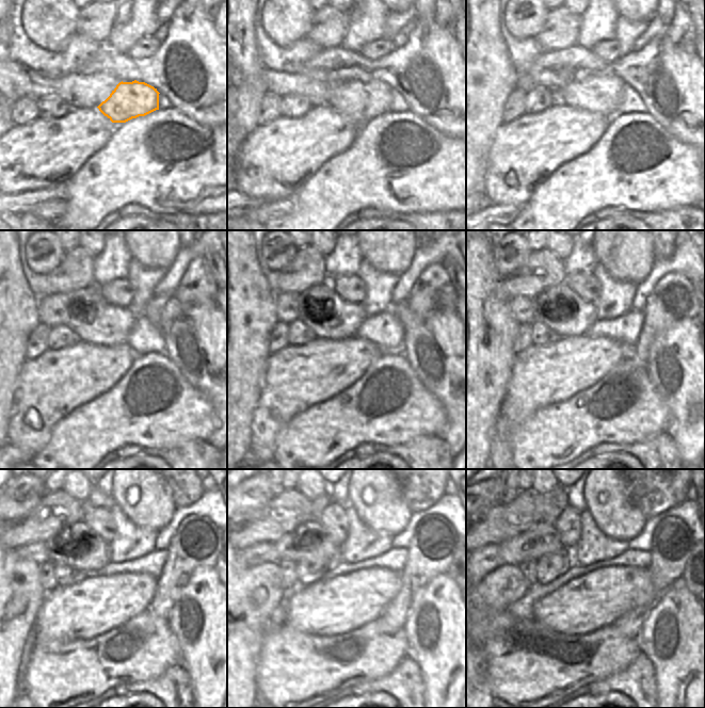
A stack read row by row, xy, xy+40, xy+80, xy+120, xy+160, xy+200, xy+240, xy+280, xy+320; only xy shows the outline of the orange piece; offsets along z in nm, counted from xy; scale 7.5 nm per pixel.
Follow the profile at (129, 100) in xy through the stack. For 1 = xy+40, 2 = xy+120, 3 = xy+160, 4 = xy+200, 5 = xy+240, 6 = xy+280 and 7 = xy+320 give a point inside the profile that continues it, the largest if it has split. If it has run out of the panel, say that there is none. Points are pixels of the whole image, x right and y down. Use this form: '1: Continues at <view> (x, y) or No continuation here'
1: Continues at xy+40 (359, 101)
2: Continues at xy+120 (108, 325)
3: Continues at xy+160 (343, 321)
4: Continues at xy+200 (576, 323)
5: Continues at xy+240 (74, 554)
6: Continues at xy+280 (304, 543)
7: Continues at xy+320 (542, 538).

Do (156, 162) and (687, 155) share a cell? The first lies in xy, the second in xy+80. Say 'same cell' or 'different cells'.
same cell

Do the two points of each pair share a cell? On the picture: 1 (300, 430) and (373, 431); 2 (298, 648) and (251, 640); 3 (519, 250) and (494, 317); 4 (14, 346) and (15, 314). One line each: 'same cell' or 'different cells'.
1: same cell
2: different cells
3: different cells
4: same cell

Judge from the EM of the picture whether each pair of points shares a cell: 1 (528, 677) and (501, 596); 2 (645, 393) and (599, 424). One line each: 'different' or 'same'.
1: different
2: same

